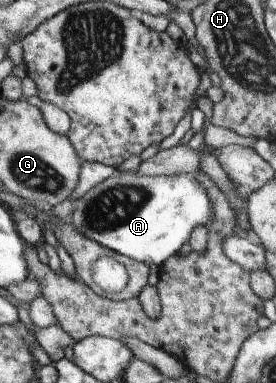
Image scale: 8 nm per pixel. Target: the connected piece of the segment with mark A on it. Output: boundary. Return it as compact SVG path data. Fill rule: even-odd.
M116 171L76 199L69 222L81 235L101 247L146 263L156 271L167 258L177 254L193 228L205 226L208 229L211 218L212 203L193 173L153 177Z

